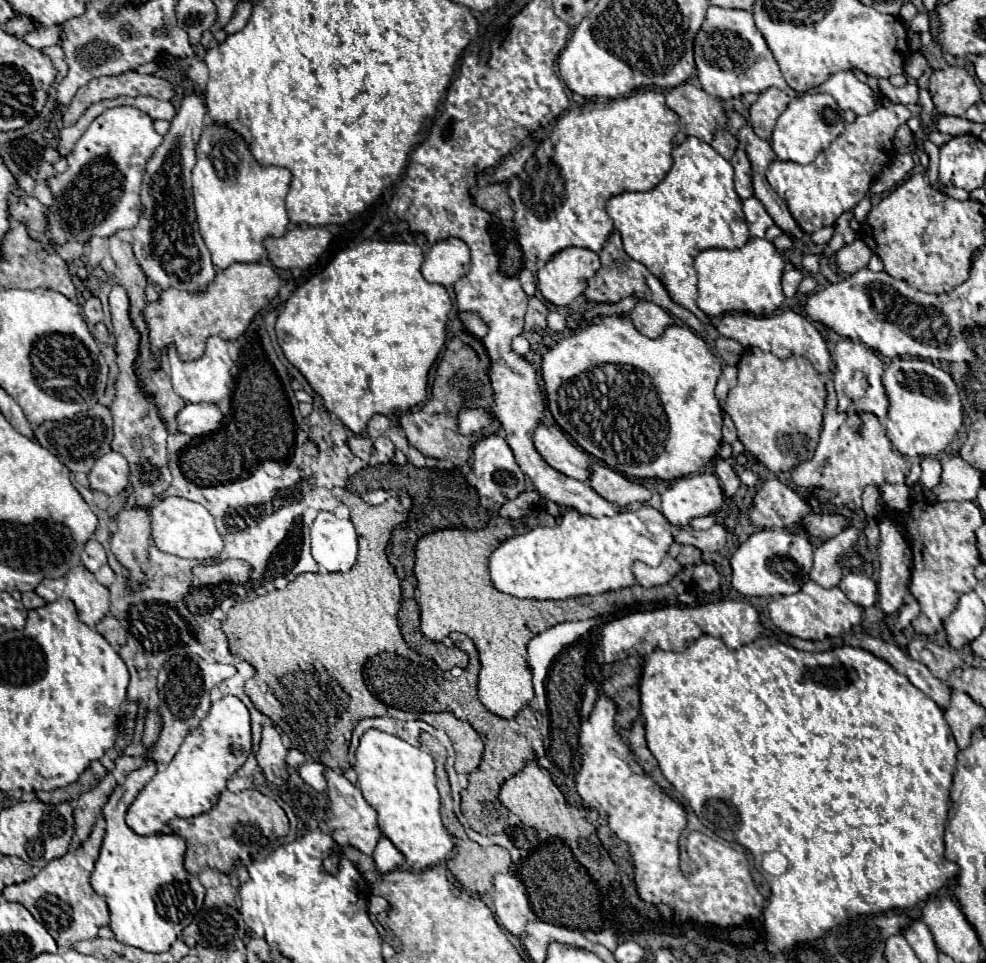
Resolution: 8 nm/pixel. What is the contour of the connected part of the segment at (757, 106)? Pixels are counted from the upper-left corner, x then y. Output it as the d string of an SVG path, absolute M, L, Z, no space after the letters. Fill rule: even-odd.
M769 87L767 91L763 91L759 95L759 99L751 105L749 115L751 115L751 127L755 129L755 133L761 139L771 139L773 127L779 119L779 115L787 109L791 97L787 93L783 93L777 87Z

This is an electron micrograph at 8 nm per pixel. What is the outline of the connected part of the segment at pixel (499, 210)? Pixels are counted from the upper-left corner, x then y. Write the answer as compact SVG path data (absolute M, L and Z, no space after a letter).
M485 183L473 191L475 203L489 213L495 213L501 221L511 221L515 215L515 207L511 197L507 195L507 183Z

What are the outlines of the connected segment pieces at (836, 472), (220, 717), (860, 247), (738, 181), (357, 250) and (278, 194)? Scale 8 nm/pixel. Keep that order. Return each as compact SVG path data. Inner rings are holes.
M833 379L825 381L827 385L827 407L825 407L825 423L821 431L821 441L815 449L815 457L797 465L791 471L791 479L801 487L823 487L837 491L837 497L831 499L835 505L845 505L849 509L861 507L861 493L865 485L881 485L881 483L905 483L907 463L899 451L893 451L891 441L885 435L885 427L873 413L841 413L837 411L837 393L833 387Z
M235 695L221 697L211 705L199 727L185 737L171 763L159 767L155 777L141 789L127 811L127 825L137 835L153 835L173 817L195 817L209 811L225 789L227 779L247 761L251 745L251 717L247 707Z
M855 239L855 243L845 245L843 249L837 251L835 261L843 275L855 275L859 269L867 267L871 255L873 255L871 249L867 249L867 245L861 239Z
M743 147L735 151L731 157L731 165L735 169L735 191L741 199L753 197L753 185L751 185L751 163L747 159L747 153Z
M365 239L361 243L343 249L341 253L337 253L333 257L333 261L328 262L327 266L319 271L319 273L311 276L303 284L297 287L297 291L289 297L289 301L284 304L283 309L277 317L275 323L275 335L279 341L279 347L283 349L287 361L291 365L295 365L303 377L307 379L307 383L311 385L311 389L321 397L323 407L329 413L335 413L343 425L347 425L355 435L363 433L369 419L375 413L381 415L389 415L397 409L401 411L409 411L411 407L423 403L428 398L427 392L427 375L429 369L433 365L433 361L437 359L439 351L445 345L445 325L447 325L447 315L451 311L451 299L445 291L443 285L431 285L423 279L421 275L421 263L423 263L423 251L417 243L403 243L403 241L377 241L377 239Z
M215 123L205 127L193 167L193 199L201 237L217 269L227 269L231 263L239 261L261 261L265 257L263 241L287 233L289 219L285 197L289 193L289 183L291 173L287 169L259 167L235 131Z

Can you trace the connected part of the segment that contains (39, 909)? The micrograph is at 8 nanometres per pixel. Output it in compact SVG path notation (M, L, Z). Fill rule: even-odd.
M81 848L68 851L61 859L55 859L43 867L33 879L3 889L3 897L7 901L21 903L31 915L35 915L35 919L39 915L41 923L47 927L59 947L73 947L83 939L101 939L97 931L101 925L109 923L109 909L90 884L95 862L84 856Z

